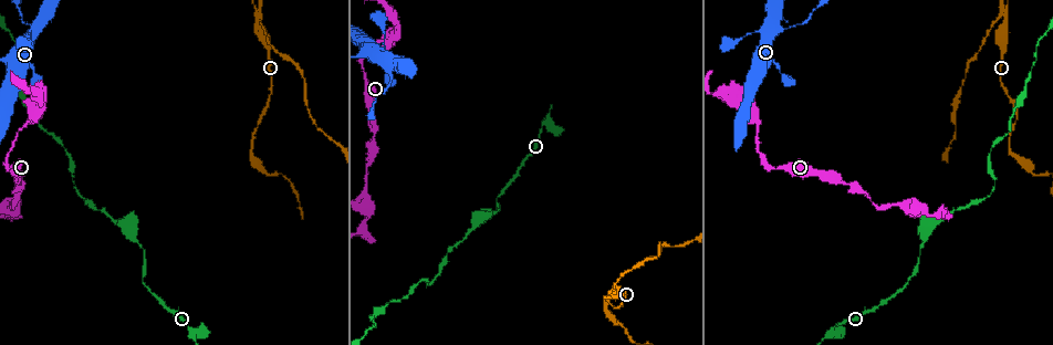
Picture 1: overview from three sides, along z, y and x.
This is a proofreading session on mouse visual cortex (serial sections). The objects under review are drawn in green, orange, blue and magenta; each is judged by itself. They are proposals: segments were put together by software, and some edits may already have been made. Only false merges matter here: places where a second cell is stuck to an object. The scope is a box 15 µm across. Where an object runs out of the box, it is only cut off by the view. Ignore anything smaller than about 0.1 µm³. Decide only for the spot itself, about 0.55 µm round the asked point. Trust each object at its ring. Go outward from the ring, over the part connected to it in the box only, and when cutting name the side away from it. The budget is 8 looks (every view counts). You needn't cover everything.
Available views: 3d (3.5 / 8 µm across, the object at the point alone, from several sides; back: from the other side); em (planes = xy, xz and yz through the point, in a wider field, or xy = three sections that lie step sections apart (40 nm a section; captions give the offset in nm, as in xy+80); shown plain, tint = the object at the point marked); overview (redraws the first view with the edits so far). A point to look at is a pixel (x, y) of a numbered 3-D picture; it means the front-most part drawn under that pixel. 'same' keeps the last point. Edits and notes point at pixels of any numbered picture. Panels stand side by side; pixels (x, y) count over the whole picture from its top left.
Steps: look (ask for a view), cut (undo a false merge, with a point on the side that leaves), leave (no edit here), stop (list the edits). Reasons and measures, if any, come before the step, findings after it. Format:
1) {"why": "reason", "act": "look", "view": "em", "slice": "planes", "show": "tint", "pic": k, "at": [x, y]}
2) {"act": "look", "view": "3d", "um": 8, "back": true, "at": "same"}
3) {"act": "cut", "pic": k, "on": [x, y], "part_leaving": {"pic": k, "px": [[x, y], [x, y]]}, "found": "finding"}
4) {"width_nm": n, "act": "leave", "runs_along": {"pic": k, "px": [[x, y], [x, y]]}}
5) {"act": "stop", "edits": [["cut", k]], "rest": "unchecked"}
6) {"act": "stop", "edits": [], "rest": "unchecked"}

{"why": "narrows sharply", "act": "look", "view": "3d", "um": 3.5, "pic": 1, "at": [829, 333]}

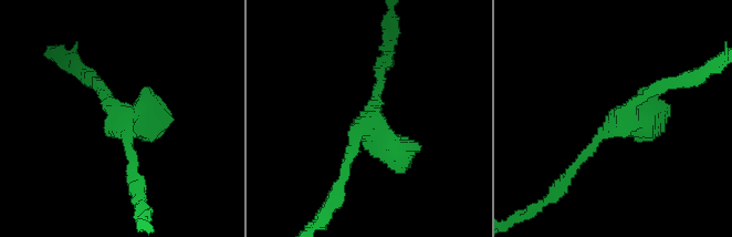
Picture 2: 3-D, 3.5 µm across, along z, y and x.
{"act": "look", "view": "em", "slice": "planes", "show": "tint", "pic": 2, "at": [624, 114]}

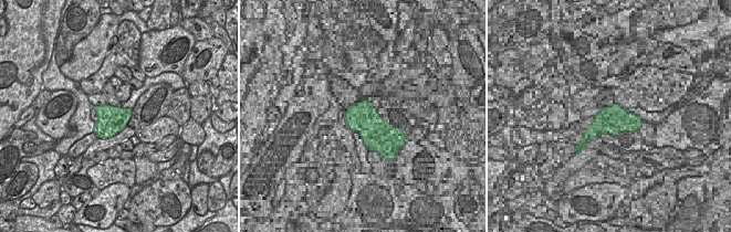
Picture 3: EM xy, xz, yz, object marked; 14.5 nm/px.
{"act": "leave", "runs_along": {"pic": 2, "px": [[93, 79], [121, 116], [154, 106]]}, "found": "one cell here"}

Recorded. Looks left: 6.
{"why": "narrows sharply", "act": "look", "view": "3d", "um": 8, "pic": 1, "at": [144, 256]}

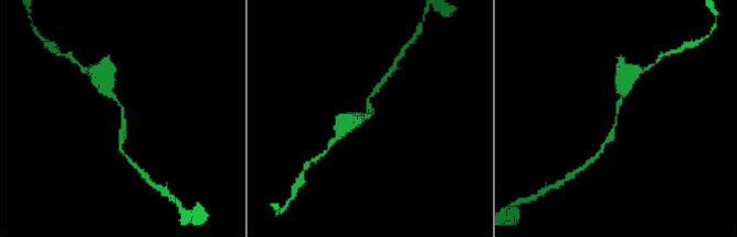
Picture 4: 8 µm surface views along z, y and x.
{"arm_widths_nm": [150, 200], "act": "look", "view": "em", "slice": "xy", "step": 3, "show": "tint", "pic": 4, "at": [615, 112]}

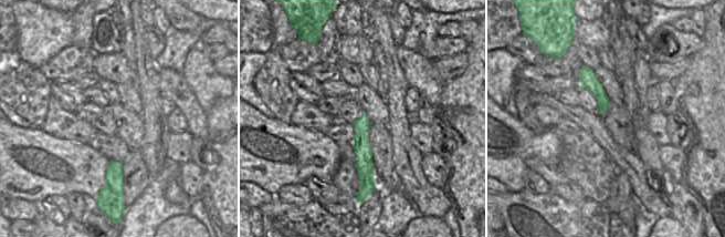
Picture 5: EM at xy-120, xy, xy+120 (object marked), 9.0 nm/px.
{"act": "leave", "runs_along": {"pic": 4, "px": [[604, 144], [612, 135], [623, 88]]}, "found": "continuous, no second cell"}

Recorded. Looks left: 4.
{"why": "thick turns thin", "act": "look", "view": "3d", "um": 3.5, "pic": 1, "at": [9, 204]}

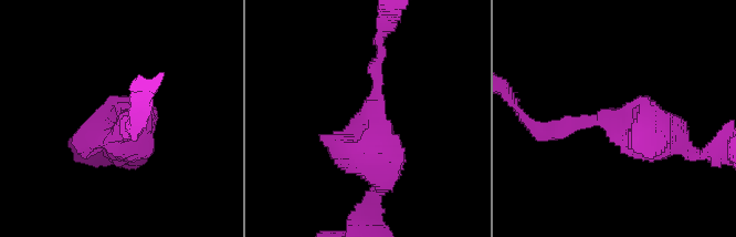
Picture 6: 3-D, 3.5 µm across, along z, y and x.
{"arms": 4, "arm_widths_nm": [200, 250, 300, 350], "act": "look", "view": "em", "slice": "xy", "step": 2, "show": "tint", "pic": 6, "at": [375, 131]}

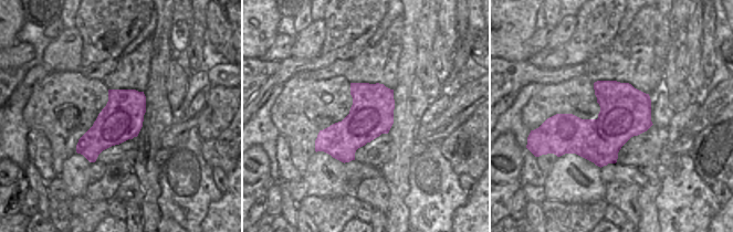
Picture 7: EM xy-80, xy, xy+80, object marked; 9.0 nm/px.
{"act": "leave", "found": "all the same cell"}

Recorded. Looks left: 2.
{"why": "thick turns thin", "act": "look", "view": "em", "slice": "xy", "step": 2, "show": "tint", "pic": 1, "at": [261, 16]}

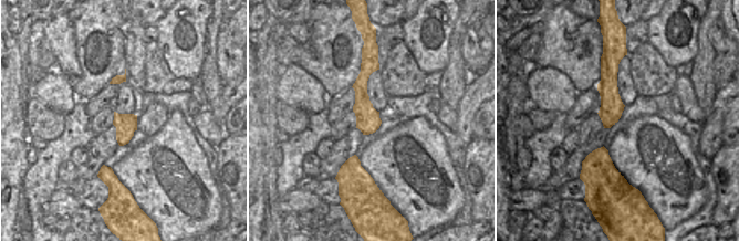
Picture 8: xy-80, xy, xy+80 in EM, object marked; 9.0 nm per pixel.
{"act": "look", "view": "3d", "um": 3.5, "at": "same"}

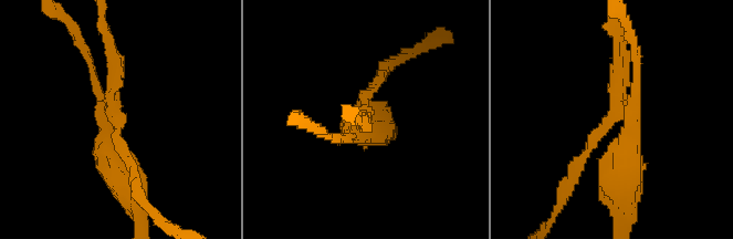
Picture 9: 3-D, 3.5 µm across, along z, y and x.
{"arm_widths_nm": [100, 150, 200, 450], "act": "cut", "pic": 9, "on": [121, 74], "found": "a second cell is stuck on"}

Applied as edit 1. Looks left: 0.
{"act": "stop", "edits": [["cut", 9]], "rest": "unchecked"}

